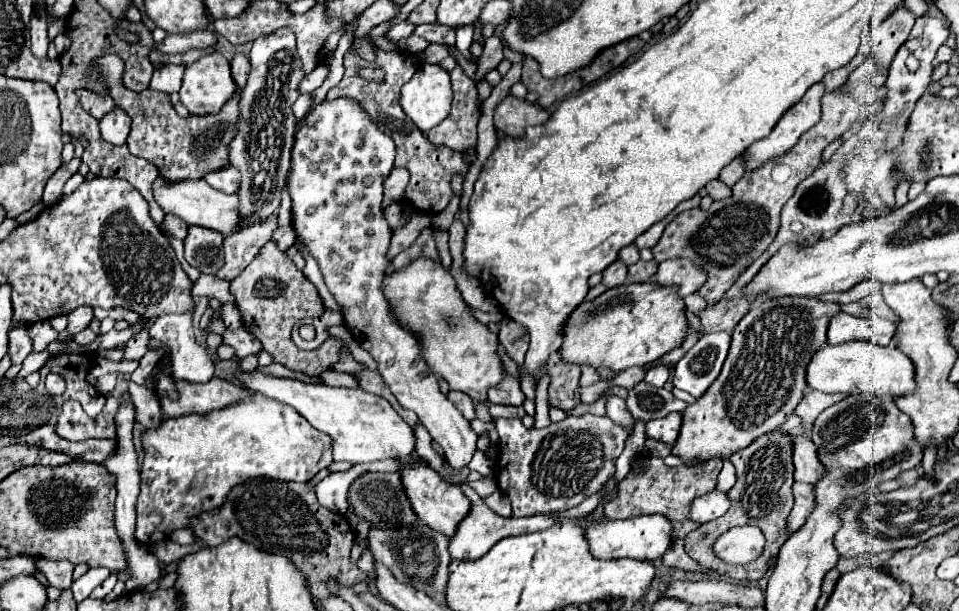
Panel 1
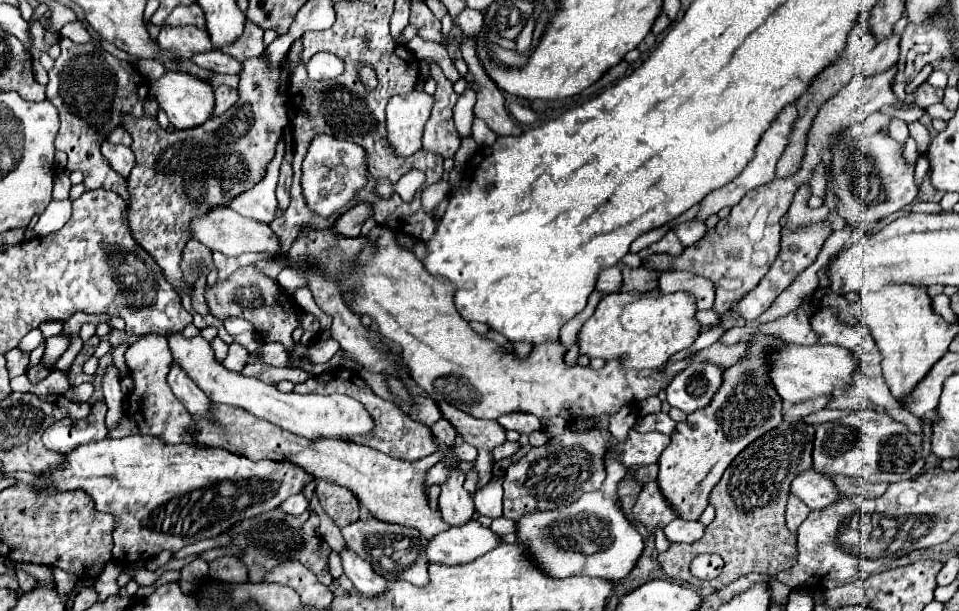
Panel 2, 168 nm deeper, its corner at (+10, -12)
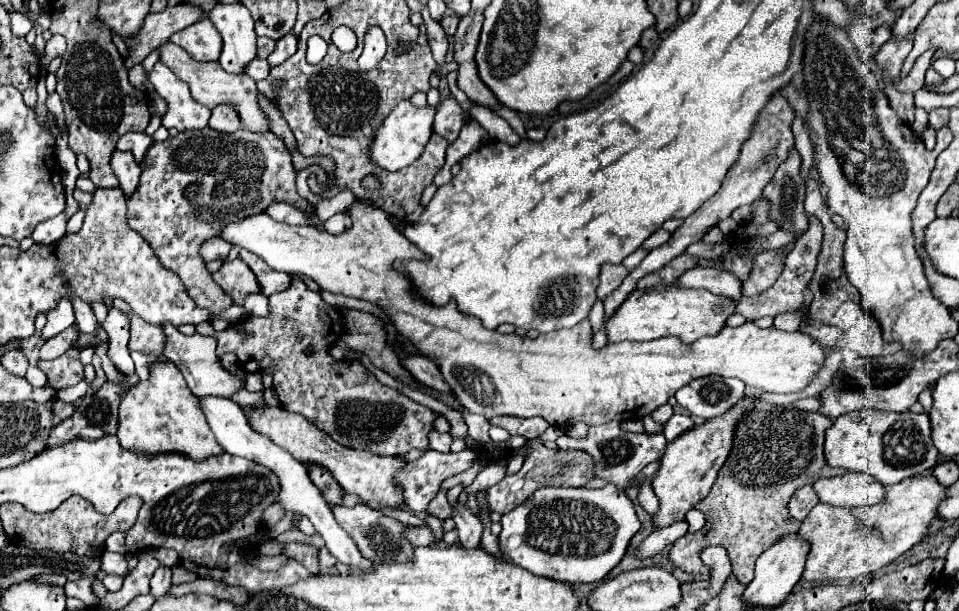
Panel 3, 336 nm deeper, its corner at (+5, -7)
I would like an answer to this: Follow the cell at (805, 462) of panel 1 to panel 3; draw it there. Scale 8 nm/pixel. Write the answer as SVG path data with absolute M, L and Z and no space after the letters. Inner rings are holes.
M847 472L843 476L821 478L815 484L821 502L843 508L875 506L885 500L885 486L867 472Z

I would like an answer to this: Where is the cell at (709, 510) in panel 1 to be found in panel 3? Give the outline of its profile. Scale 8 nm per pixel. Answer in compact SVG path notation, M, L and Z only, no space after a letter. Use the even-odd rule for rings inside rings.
M683 520L683 522L671 524L669 528L661 528L661 530L651 532L651 534L635 548L635 558L637 558L637 560L647 560L647 558L659 554L665 546L669 546L669 544L673 544L675 540L679 540L681 536L685 536L685 534L687 534L687 528L689 528L689 524Z

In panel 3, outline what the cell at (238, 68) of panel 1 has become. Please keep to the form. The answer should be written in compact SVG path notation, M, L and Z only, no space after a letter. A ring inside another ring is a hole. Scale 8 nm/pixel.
M215 108L211 112L211 120L209 120L209 128L223 132L223 134L231 134L239 130L239 120L237 120L237 112L233 112L233 108Z

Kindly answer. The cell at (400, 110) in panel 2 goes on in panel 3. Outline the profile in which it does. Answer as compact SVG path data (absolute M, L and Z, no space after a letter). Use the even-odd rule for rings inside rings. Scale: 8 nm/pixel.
M403 100L401 104L397 104L393 112L385 118L385 122L377 128L373 142L369 146L369 160L389 172L395 172L413 164L425 150L425 144L429 142L433 116L435 116L435 108L429 108L429 106L415 108L409 100Z

